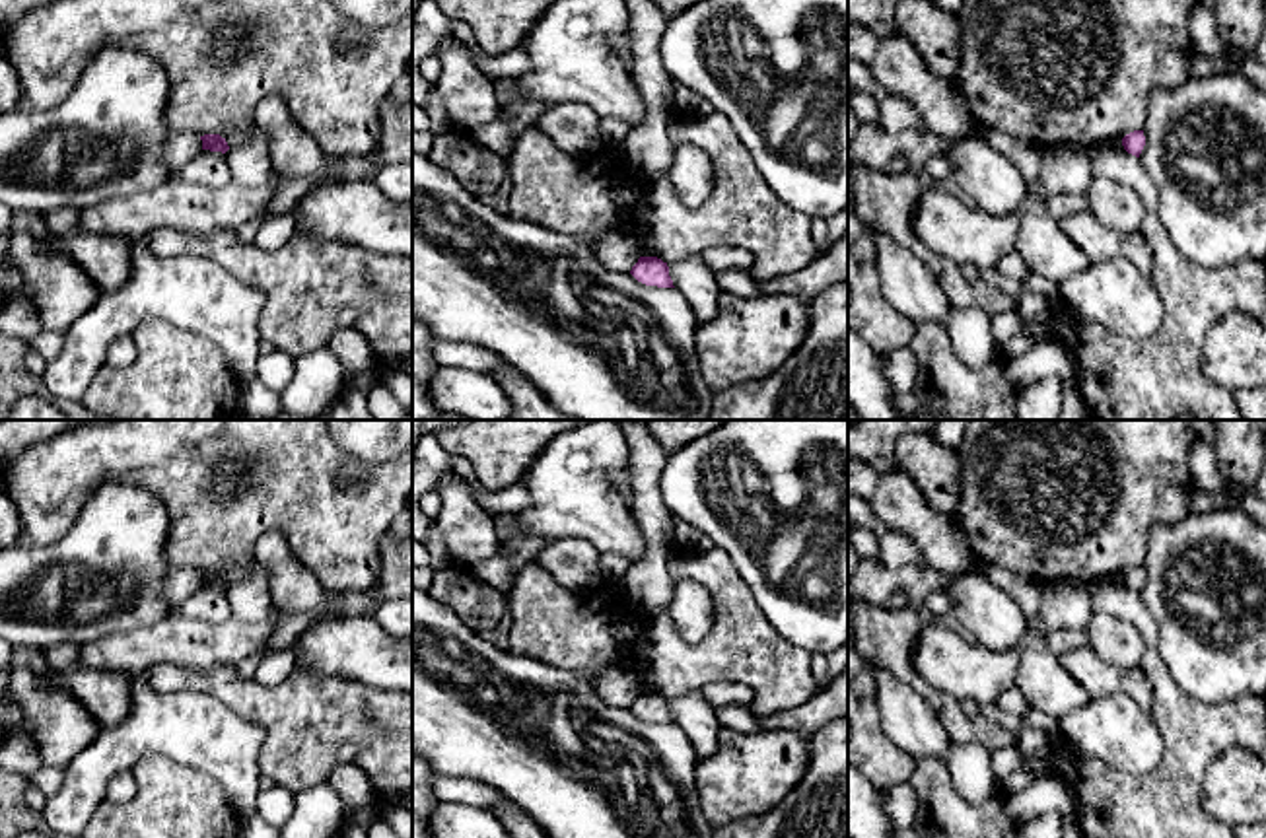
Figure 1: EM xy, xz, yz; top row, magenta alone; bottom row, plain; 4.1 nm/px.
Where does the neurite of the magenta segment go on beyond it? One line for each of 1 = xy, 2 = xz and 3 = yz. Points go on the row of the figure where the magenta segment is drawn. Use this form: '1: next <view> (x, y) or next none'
1: next none
2: next none
3: next none

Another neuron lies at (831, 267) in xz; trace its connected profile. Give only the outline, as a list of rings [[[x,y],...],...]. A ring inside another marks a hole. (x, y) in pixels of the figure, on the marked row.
[[[848,229],[805,268],[758,282],[760,294],[791,294],[813,299],[828,286],[848,282]]]

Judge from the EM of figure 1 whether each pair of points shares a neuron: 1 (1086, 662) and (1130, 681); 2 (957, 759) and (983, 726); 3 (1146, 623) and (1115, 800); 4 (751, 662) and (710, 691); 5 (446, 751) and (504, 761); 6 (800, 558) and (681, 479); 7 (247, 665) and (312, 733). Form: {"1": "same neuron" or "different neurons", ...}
{"1": "same neuron", "2": "different neurons", "3": "same neuron", "4": "different neurons", "5": "same neuron", "6": "same neuron", "7": "different neurons"}

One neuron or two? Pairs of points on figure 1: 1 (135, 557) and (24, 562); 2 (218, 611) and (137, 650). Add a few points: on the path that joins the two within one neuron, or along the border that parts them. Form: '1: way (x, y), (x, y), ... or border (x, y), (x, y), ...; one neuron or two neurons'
1: way (107, 557), (51, 557); one neuron
2: border (175, 611), (205, 621), (232, 619); two neurons

